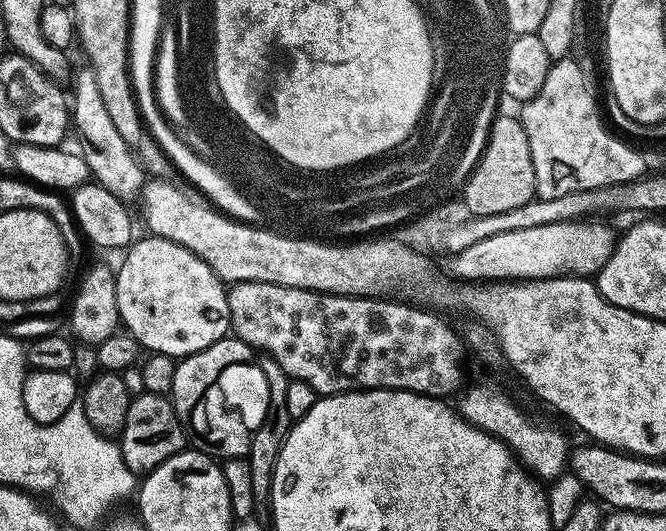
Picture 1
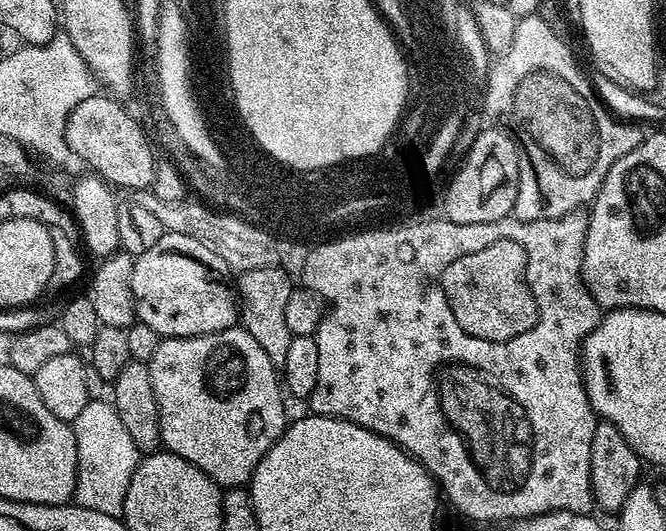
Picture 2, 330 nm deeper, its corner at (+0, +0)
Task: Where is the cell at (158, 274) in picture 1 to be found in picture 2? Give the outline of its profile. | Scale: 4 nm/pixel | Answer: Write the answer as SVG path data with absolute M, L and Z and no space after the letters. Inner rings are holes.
M165 231L164 236L158 238L158 242L154 242L154 246L150 246L150 250L146 250L134 259L134 302L136 303L136 315L139 323L150 326L153 330L158 330L161 338L169 336L205 336L233 327L238 320L238 296L233 285L232 288L228 285L228 276L230 277L230 270L226 266L226 262L222 262L222 258L218 258L218 254L214 254L214 250L202 246L202 242L194 242L194 238L186 238L186 234Z

